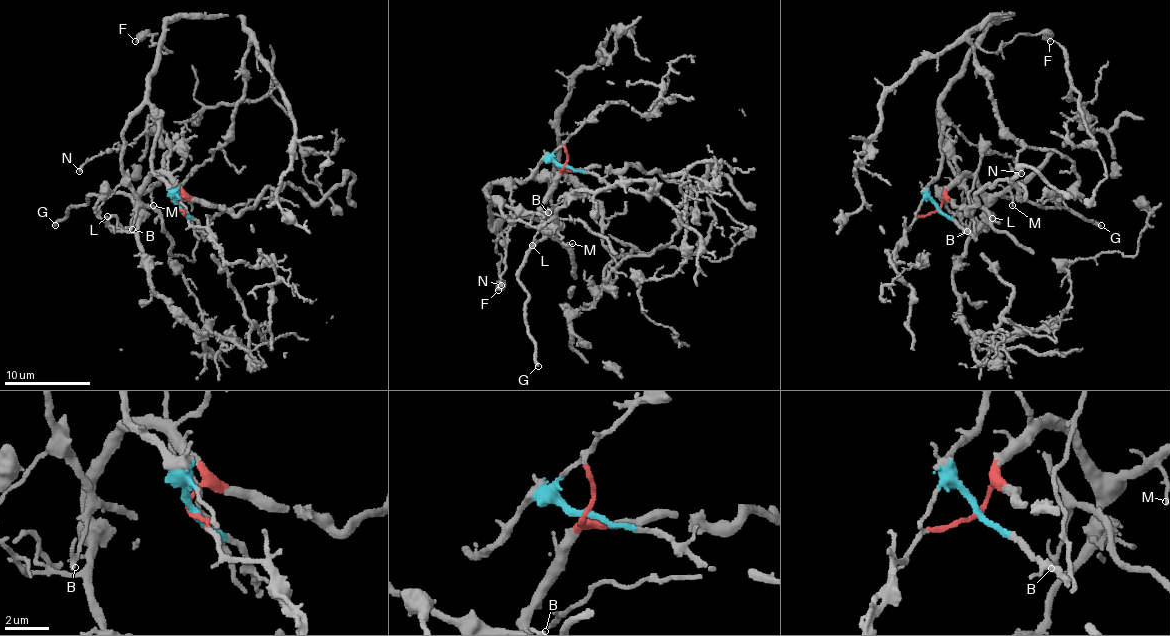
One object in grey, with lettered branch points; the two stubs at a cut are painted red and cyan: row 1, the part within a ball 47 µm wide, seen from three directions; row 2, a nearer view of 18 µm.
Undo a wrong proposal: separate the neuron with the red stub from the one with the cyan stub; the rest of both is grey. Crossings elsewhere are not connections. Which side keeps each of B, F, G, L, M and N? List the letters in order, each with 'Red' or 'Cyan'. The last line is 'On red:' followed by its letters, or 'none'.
B: Cyan
F: Cyan
G: Red
L: Red
M: Red
N: Cyan
On red: G, L, M

